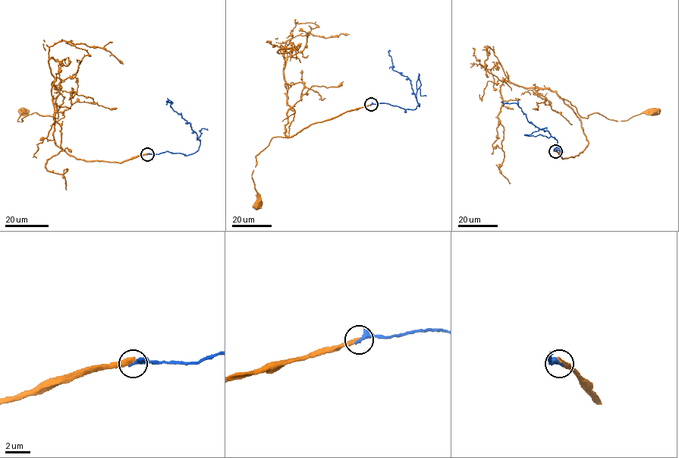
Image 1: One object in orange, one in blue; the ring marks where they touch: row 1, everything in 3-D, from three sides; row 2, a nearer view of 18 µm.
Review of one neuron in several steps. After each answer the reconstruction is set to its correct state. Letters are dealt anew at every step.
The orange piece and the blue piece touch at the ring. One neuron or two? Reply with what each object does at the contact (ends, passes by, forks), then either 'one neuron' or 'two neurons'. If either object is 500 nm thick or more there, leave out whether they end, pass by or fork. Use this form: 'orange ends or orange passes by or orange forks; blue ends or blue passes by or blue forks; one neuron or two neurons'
orange ends; blue ends; two neurons

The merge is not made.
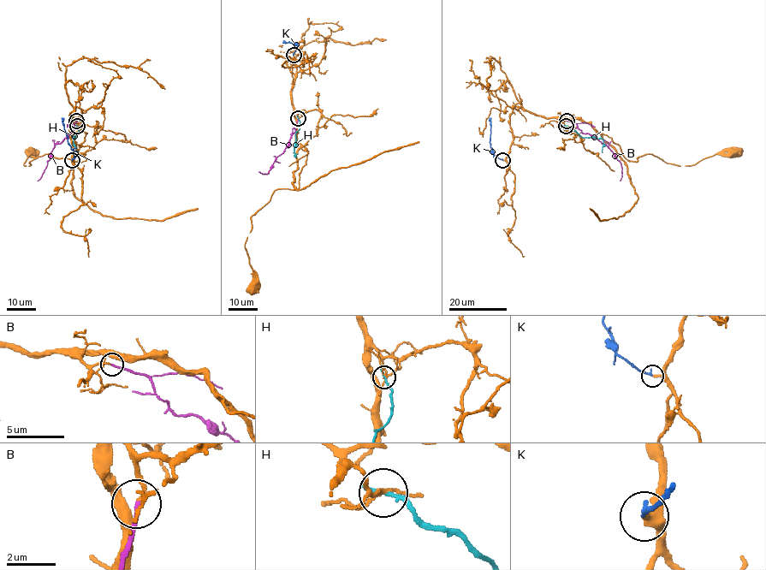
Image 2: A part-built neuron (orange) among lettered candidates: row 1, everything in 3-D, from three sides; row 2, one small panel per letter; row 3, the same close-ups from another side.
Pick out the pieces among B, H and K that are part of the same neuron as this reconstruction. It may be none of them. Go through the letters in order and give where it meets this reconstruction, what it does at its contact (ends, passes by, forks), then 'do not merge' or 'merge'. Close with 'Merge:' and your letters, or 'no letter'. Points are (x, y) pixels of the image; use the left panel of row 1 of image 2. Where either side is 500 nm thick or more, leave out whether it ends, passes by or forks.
B: contact (76, 121); it ends; merge
H: contact (77, 126); it ends; do not merge
K: contact (72, 160); it ends; merge
Merge: B, K

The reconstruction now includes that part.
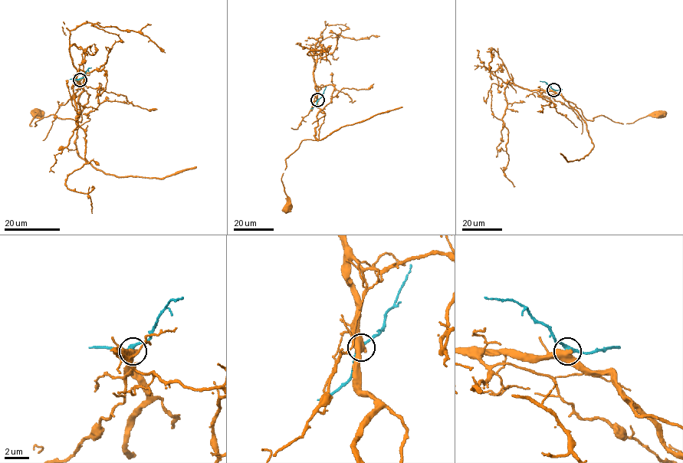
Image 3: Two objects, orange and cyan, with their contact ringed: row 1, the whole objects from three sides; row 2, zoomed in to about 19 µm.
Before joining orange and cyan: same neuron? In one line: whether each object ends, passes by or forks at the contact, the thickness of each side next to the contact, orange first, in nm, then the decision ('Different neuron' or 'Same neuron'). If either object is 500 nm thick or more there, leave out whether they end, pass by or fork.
Thickness 550 nm (orange) against 340 nm. Different neuron

